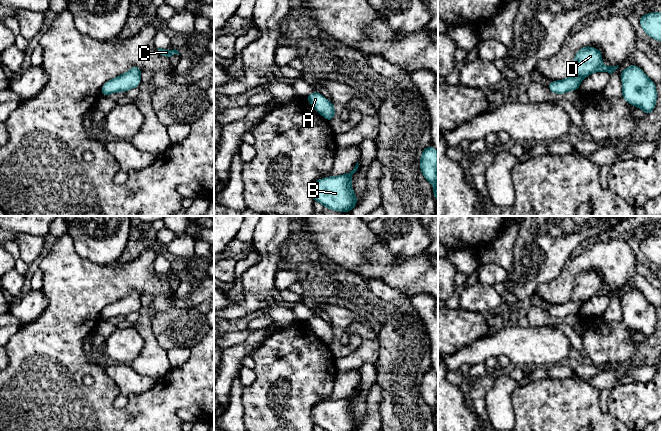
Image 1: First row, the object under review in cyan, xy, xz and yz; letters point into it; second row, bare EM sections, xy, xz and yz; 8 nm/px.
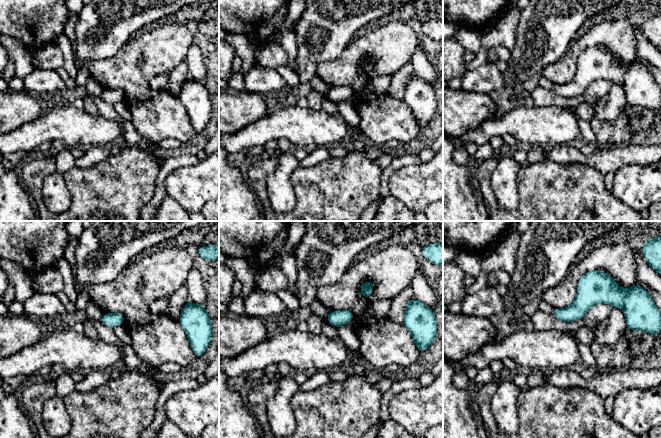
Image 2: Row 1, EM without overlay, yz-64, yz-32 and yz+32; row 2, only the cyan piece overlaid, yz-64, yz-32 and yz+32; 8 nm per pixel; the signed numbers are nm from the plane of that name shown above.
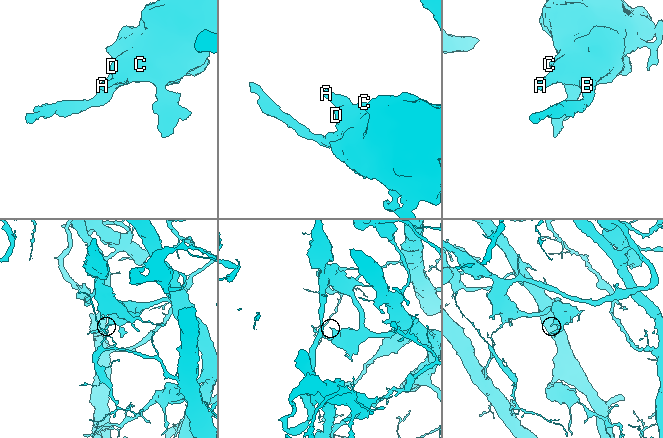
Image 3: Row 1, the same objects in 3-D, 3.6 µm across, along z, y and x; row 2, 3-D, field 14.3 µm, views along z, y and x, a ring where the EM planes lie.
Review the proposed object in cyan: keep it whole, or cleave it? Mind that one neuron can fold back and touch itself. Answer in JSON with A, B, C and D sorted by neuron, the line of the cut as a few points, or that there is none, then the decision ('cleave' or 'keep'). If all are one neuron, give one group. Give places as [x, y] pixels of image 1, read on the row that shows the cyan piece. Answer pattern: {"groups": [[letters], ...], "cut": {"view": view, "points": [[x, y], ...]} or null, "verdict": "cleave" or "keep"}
{"groups": [["A", "B", "C", "D"]], "cut": null, "verdict": "keep"}

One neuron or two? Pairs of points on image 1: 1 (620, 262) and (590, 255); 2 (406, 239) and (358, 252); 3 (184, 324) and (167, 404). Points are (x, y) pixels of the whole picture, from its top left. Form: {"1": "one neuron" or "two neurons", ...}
{"1": "one neuron", "2": "two neurons", "3": "two neurons"}

